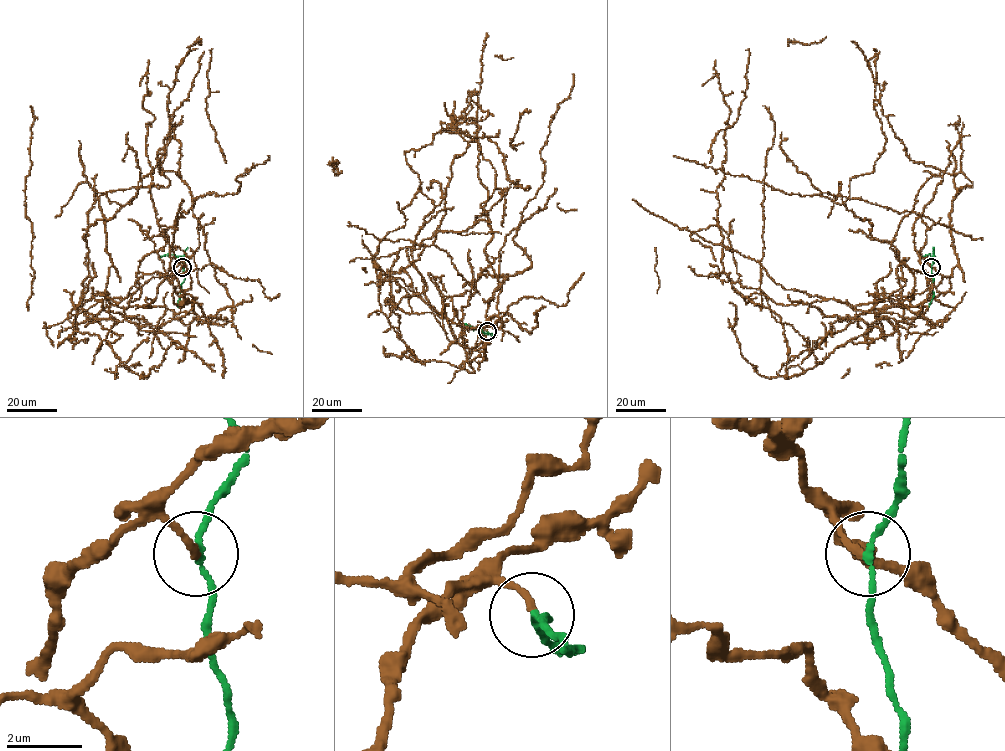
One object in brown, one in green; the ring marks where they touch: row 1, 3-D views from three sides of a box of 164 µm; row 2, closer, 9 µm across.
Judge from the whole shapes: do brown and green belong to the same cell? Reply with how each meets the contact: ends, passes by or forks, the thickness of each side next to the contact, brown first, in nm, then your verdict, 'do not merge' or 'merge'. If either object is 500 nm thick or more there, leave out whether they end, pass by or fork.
brown ends; green passes by; calibres 190 and 140 nm; do not merge

